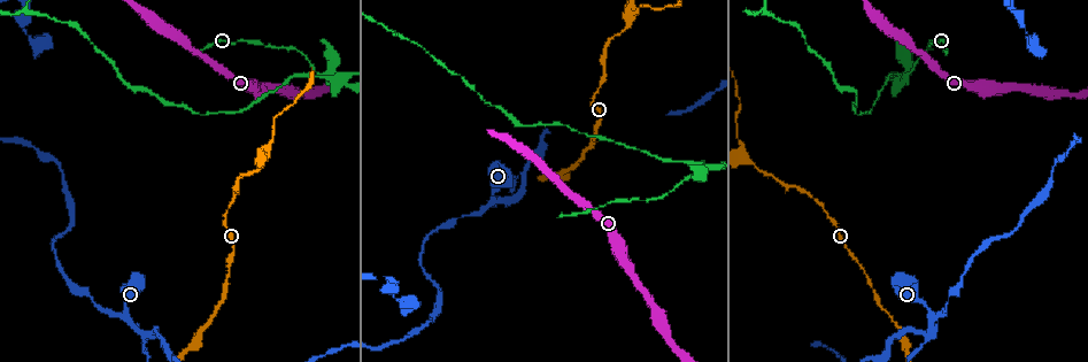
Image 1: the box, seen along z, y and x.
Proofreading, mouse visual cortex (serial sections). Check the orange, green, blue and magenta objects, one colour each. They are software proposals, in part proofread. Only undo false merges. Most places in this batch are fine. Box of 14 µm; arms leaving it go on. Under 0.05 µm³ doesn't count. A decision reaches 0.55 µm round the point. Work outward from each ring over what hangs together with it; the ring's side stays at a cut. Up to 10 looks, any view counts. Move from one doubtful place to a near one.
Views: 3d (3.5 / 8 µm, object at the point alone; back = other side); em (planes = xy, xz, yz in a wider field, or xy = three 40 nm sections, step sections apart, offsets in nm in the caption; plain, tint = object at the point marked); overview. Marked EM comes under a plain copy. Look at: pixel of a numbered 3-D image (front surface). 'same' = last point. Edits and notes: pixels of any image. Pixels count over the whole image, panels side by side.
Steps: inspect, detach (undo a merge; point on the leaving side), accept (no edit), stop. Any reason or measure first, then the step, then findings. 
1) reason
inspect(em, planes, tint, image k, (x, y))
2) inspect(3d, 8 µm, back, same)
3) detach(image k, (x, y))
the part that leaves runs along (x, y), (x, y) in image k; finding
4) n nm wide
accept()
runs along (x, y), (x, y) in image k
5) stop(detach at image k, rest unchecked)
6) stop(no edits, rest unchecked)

inspect(3d, 3.5 µm, image 1, (61, 170))

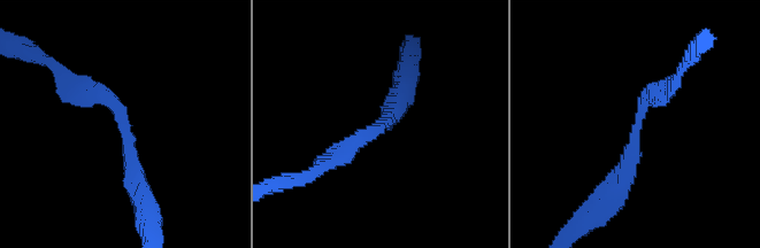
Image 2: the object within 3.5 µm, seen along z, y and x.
arms of 250, 300 nm
inspect(em, xy, step 5, tint, image 2, (638, 118))

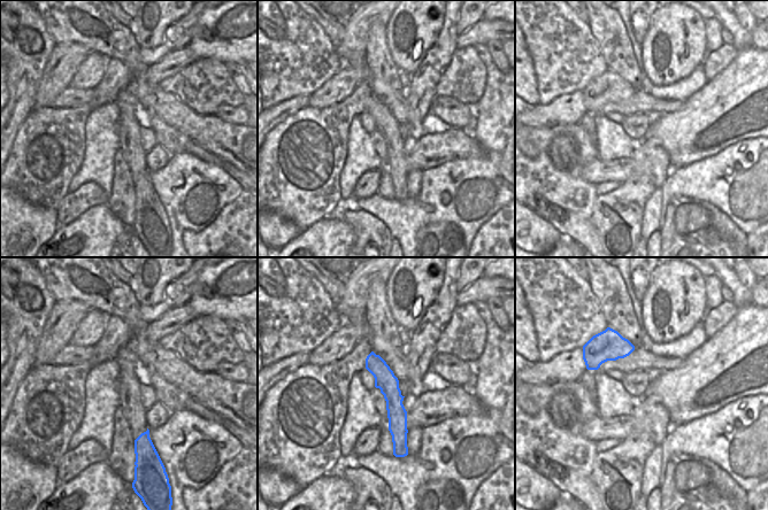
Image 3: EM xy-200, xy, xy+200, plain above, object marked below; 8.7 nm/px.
cut it another way
inspect(em, xy, step 3, tint, same)

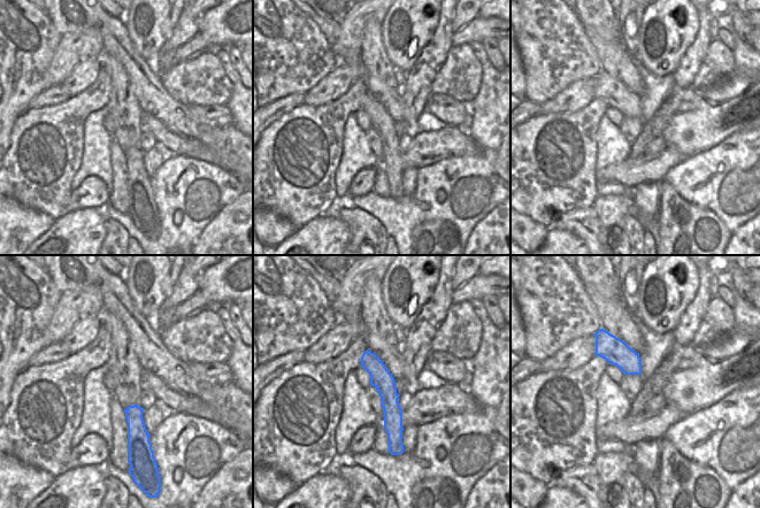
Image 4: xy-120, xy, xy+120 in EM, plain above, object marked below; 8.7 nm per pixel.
accept()
runs along (367, 354), (390, 397), (391, 444) in image 4; all the same cell

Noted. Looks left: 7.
sharp bend
inspect(3d, 3.5 µm, image 1, (906, 73))

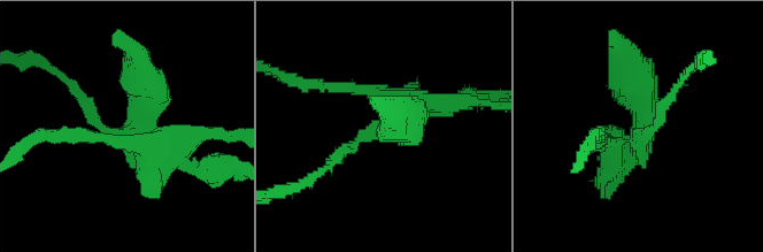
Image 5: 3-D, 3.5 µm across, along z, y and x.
now the EM
inspect(em, xy, step 5, tint, image 5, (131, 132))

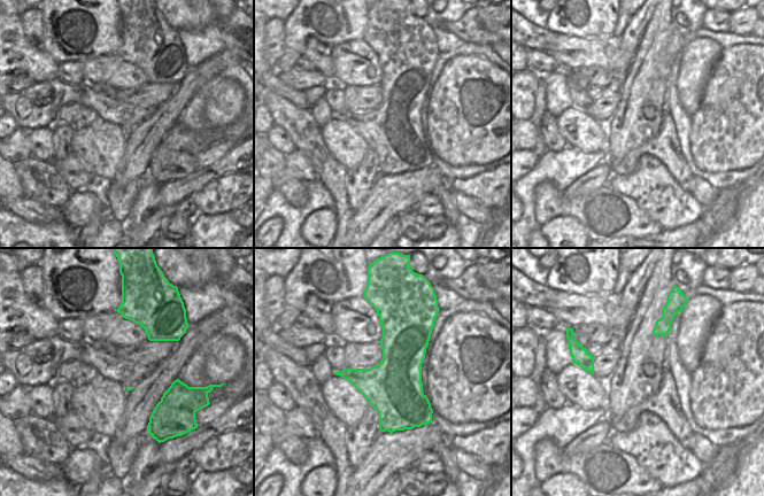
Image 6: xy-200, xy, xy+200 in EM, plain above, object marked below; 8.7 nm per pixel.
arms of 150, 300, 450 nm
detach(image 5, (231, 137))
two cells meet here

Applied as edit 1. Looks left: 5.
inspect(3d, 3.5 µm, image 1, (265, 154))

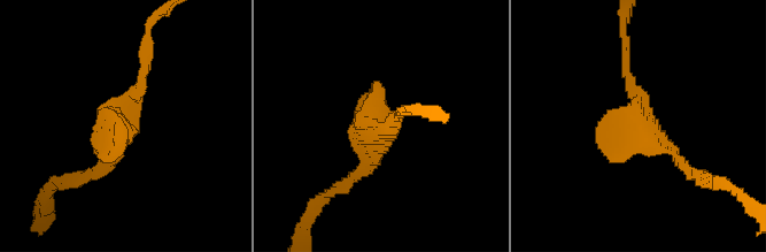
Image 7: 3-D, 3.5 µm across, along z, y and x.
inspect(em, xy, step 5, tint, image 7, (380, 131))

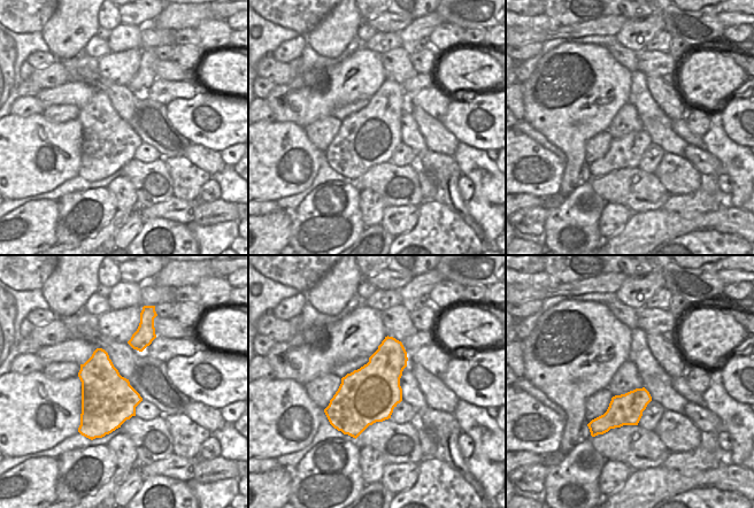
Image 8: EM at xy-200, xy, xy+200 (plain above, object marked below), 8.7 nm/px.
500 nm wide
accept()
runs along (696, 174), (645, 128), (625, 65) in image 7; all the same cell

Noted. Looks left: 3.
inspect(3d, 3.5 µm, image 1, (510, 199))

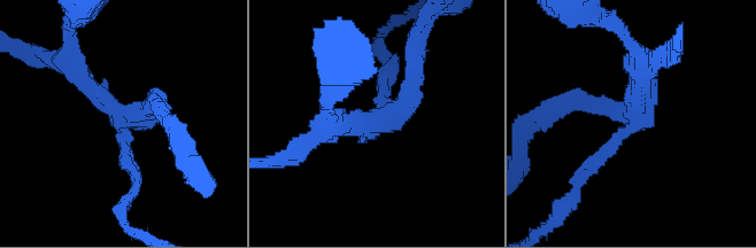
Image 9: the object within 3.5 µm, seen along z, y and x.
3 arms; arms of 150, 250, 250 nm; now the EM
inspect(em, xy, step 1, tint, image 9, (378, 122))

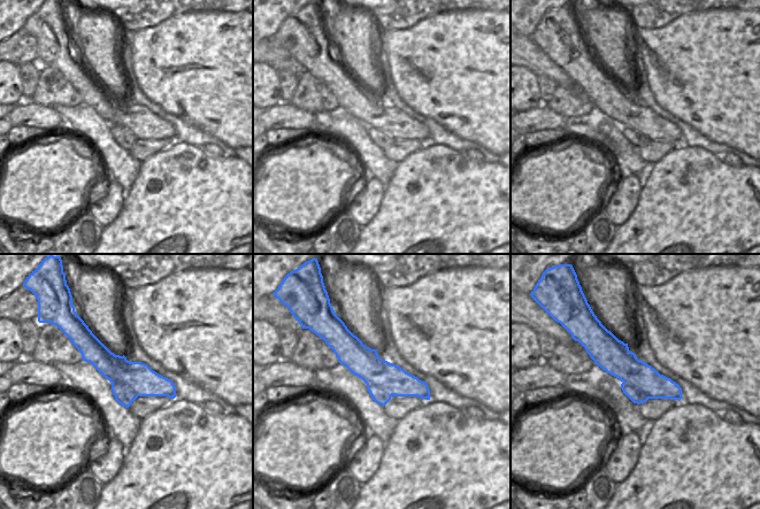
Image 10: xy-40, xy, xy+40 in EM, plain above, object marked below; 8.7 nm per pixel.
detach(image 9, (593, 164))
the part that leaves runs along (620, 136), (571, 195), (564, 195) in image 9; a second cell is stuck on

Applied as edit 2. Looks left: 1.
stop(detach at image 5, detach at image 9, rest unchecked)

